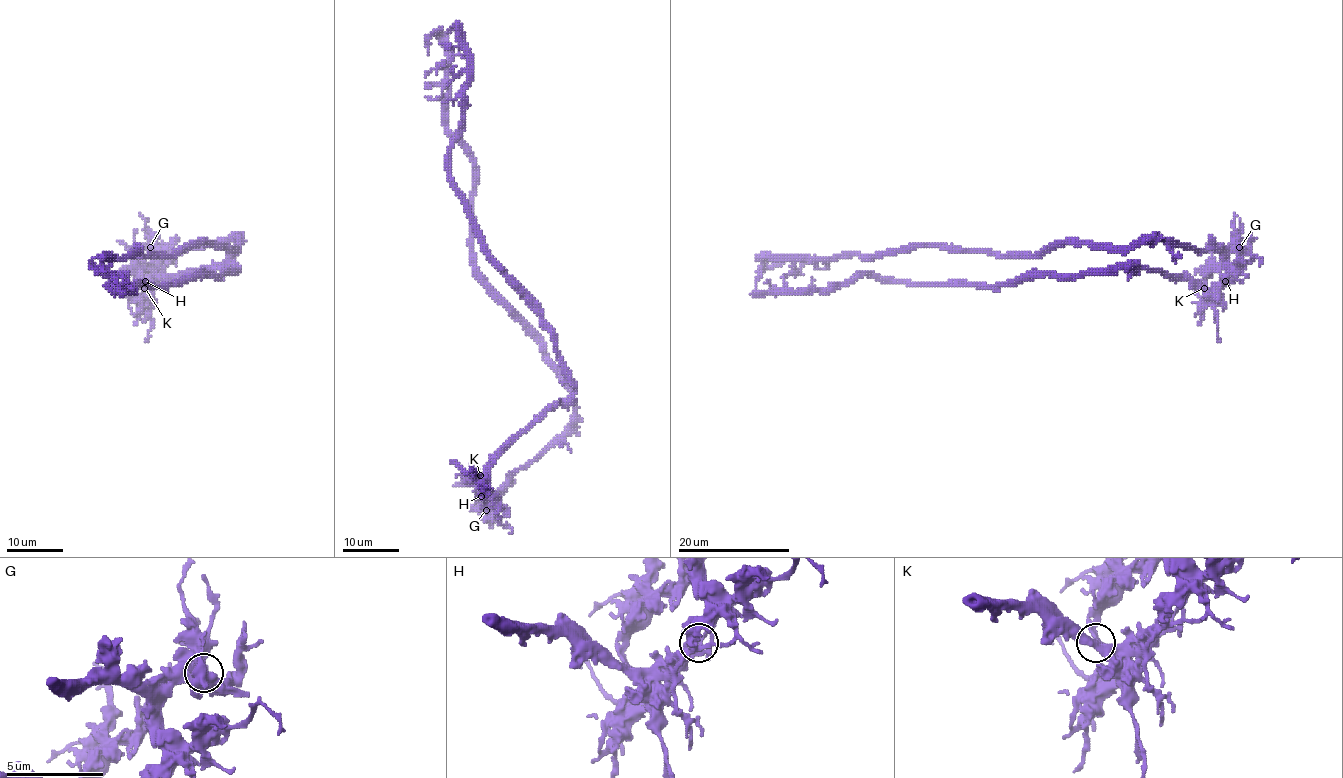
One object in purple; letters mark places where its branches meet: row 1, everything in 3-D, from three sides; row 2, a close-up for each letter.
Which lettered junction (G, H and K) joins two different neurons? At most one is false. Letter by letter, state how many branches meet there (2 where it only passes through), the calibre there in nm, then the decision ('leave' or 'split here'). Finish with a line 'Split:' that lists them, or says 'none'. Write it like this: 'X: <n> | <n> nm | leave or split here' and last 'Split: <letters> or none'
G: 3 | 440 nm | leave
H: 3 | 190 nm | split here
K: 3 | 320 nm | leave
Split: H

